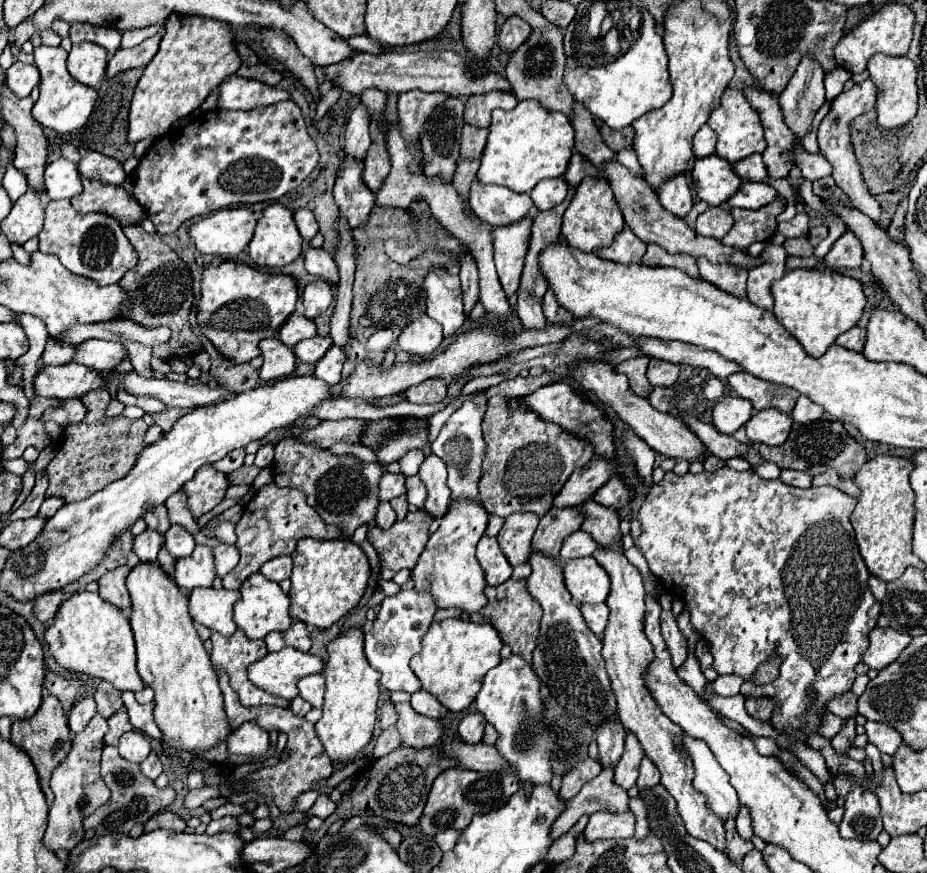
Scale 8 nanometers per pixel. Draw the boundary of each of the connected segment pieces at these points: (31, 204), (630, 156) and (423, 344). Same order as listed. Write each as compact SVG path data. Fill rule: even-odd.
M27 191L23 193L15 203L13 203L13 209L11 213L1 221L1 229L3 233L7 235L7 239L11 243L17 243L17 245L23 245L25 241L29 241L31 237L37 237L43 229L43 219L45 219L45 195L41 191Z
M623 149L623 151L619 151L617 153L617 161L621 163L621 165L625 165L627 169L631 169L633 173L639 173L641 177L643 177L643 169L639 167L639 163L637 163L637 155L635 155L635 151L631 151L631 149Z
M429 315L411 321L397 339L403 351L419 357L429 357L439 347L441 341L443 341L441 325L433 321Z

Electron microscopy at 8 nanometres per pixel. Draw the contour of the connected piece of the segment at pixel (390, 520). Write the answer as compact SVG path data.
M381 501L377 507L377 515L375 515L375 523L381 529L389 529L395 523L395 513L389 505L389 501Z

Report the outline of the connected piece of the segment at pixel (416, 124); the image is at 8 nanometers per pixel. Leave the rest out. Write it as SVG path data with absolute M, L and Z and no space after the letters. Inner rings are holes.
M419 89L407 91L399 95L397 101L397 117L399 117L399 131L407 145L419 145L421 133L425 133L425 125L429 117L433 115L435 107L443 105L443 101L449 99L447 93L435 91L425 93Z

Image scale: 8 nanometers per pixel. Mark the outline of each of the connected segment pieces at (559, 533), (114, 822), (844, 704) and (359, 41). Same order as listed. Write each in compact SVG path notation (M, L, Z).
M553 507L541 521L533 535L533 549L547 557L559 557L559 549L571 533L575 533L583 519L577 507Z
M107 745L103 749L101 777L103 777L105 785L111 789L111 799L103 807L99 807L95 813L91 813L89 817L83 819L85 831L95 829L97 835L101 835L101 833L129 833L131 827L139 823L139 815L141 815L141 823L145 823L147 819L151 819L153 815L163 811L167 805L171 805L175 799L175 791L171 787L157 789L153 785L153 781L149 781L141 773L141 767L137 763L125 761L119 755L117 747L111 747L111 745Z
M849 691L845 693L845 697L837 697L829 701L829 711L833 715L839 715L841 719L851 719L857 715L857 697Z
M353 35L353 37L347 39L347 43L349 43L353 49L361 49L361 51L365 51L365 53L373 53L373 55L381 53L381 47L379 47L371 37L367 37L367 35Z

